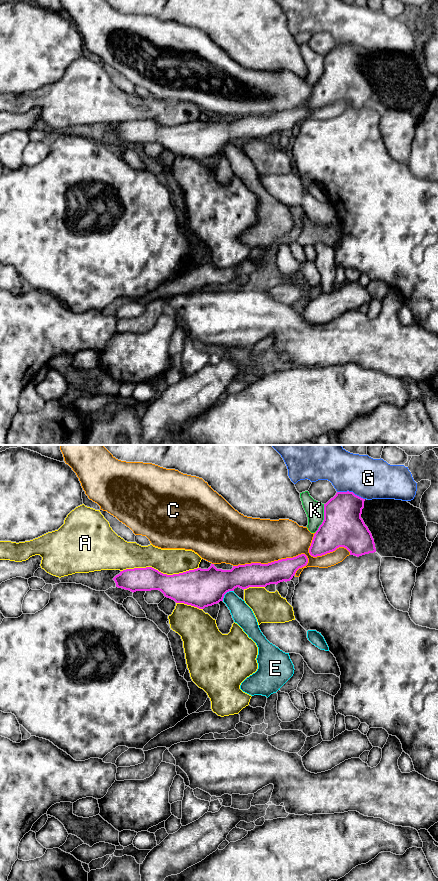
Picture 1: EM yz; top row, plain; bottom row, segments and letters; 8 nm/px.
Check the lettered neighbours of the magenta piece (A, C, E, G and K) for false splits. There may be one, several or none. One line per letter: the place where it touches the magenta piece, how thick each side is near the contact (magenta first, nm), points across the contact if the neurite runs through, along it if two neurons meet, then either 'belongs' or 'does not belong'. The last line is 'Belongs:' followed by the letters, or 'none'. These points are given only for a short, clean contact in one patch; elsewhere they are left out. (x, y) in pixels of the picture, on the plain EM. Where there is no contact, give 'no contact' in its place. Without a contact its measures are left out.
A: contact yz (159, 124); calibres 240 and 200 nm; does not belong
C: contact yz (271, 114); calibres 190 and 360 nm; does not belong
E: contact yz (226, 144); calibres 300 and 170 nm; border yz (233, 142), (229, 142), (222, 152); does not belong
G: contact yz (351, 44); calibres 300 and 320 nm; does not belong
K: contact yz (324, 70); calibres 320 and 140 nm; does not belong
Belongs: none

